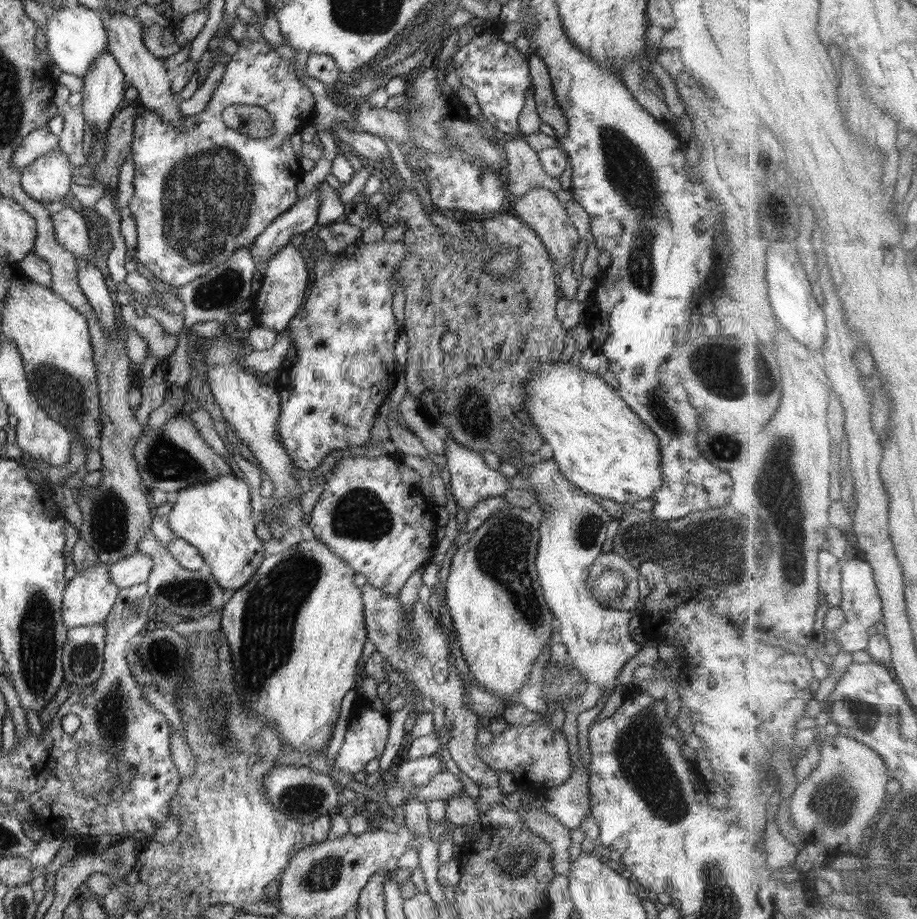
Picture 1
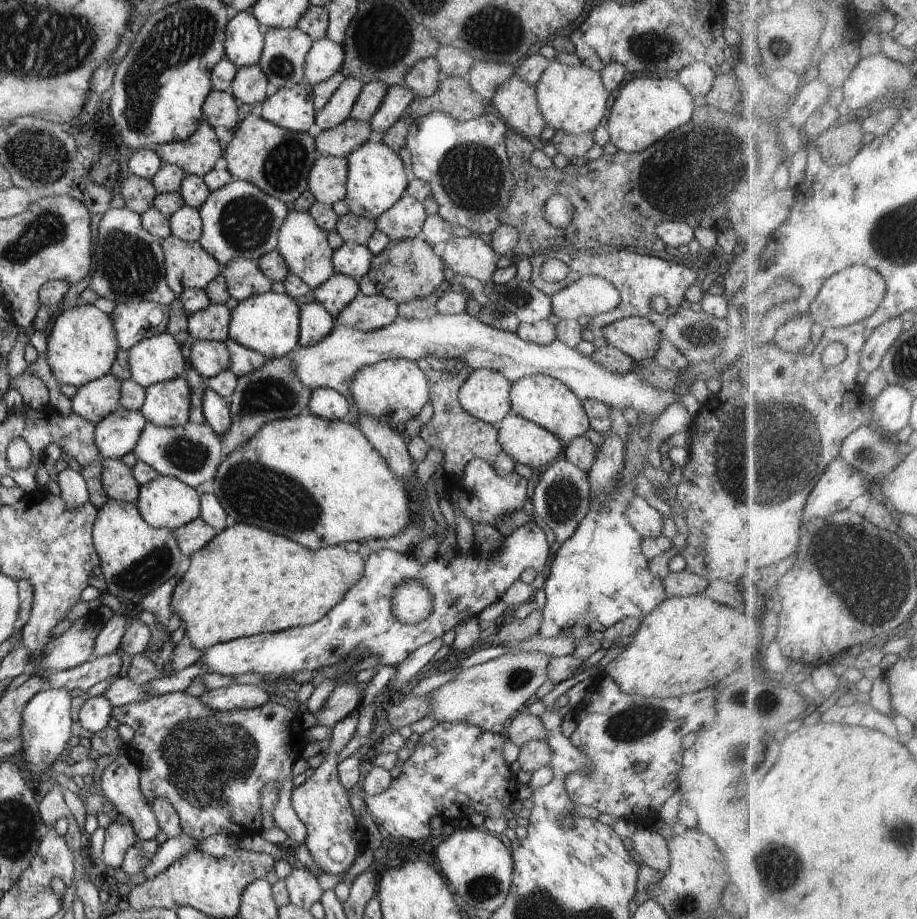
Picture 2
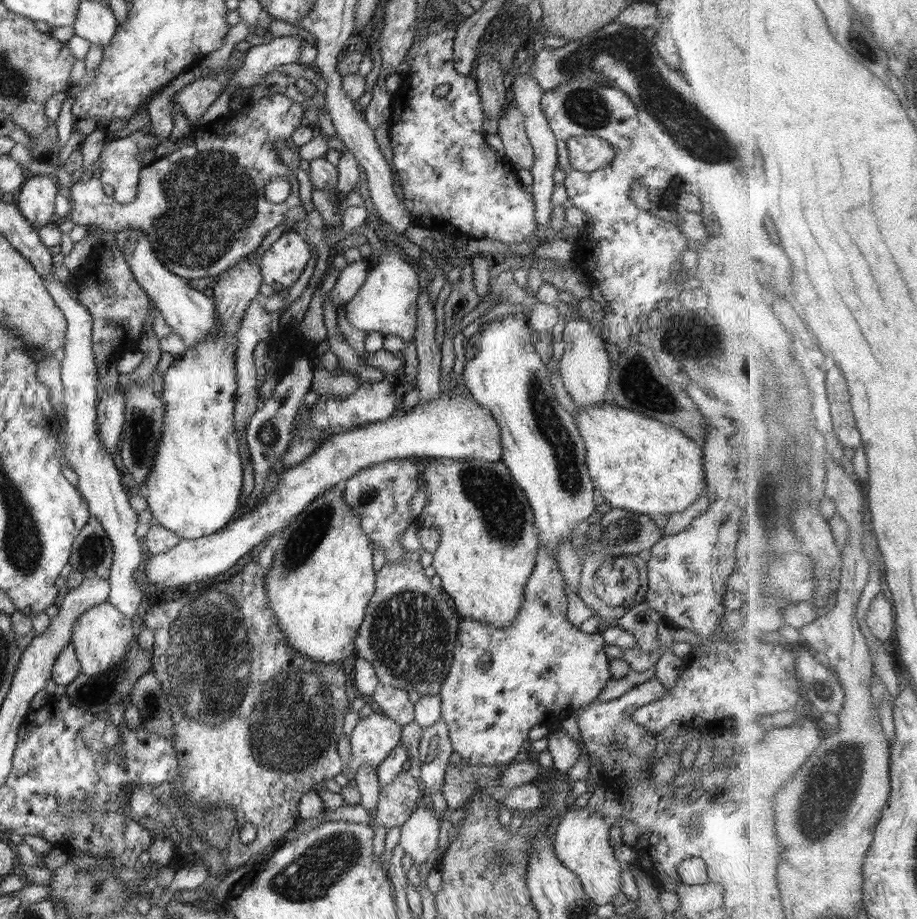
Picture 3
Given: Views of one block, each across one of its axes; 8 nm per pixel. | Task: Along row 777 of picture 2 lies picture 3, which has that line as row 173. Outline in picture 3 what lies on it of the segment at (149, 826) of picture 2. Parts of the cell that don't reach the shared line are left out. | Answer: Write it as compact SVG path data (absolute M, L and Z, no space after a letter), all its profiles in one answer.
M139 129L128 137L113 139L105 143L104 148L99 156L101 162L100 180L112 193L114 200L120 204L130 204L136 200L136 192L138 192L139 172L142 170L142 162L140 152L151 148L162 152L166 143L162 143L158 138L154 138L150 132L144 132Z

